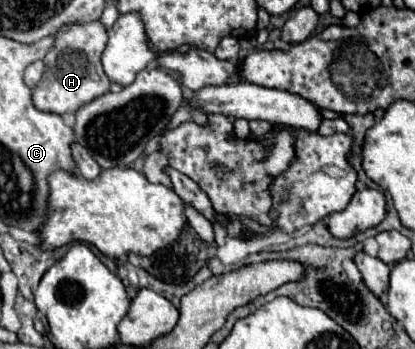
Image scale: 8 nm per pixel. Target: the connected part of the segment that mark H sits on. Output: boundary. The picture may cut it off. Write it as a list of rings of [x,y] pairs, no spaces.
[[[101,22],[69,24],[55,34],[55,46],[45,56],[45,72],[41,82],[33,88],[33,106],[43,112],[65,114],[77,112],[77,106],[85,106],[93,98],[105,94],[111,86],[101,68],[101,52],[107,46],[107,30]]]

